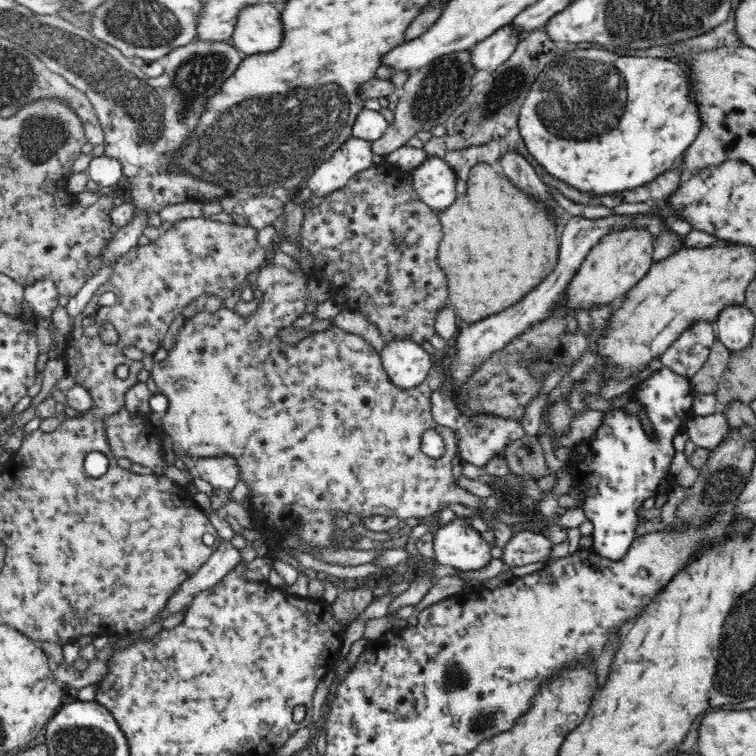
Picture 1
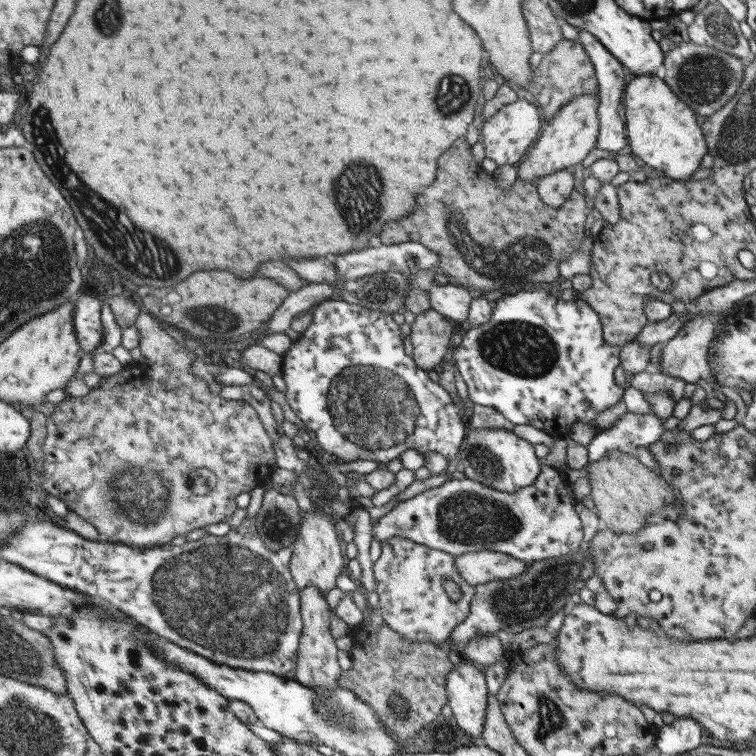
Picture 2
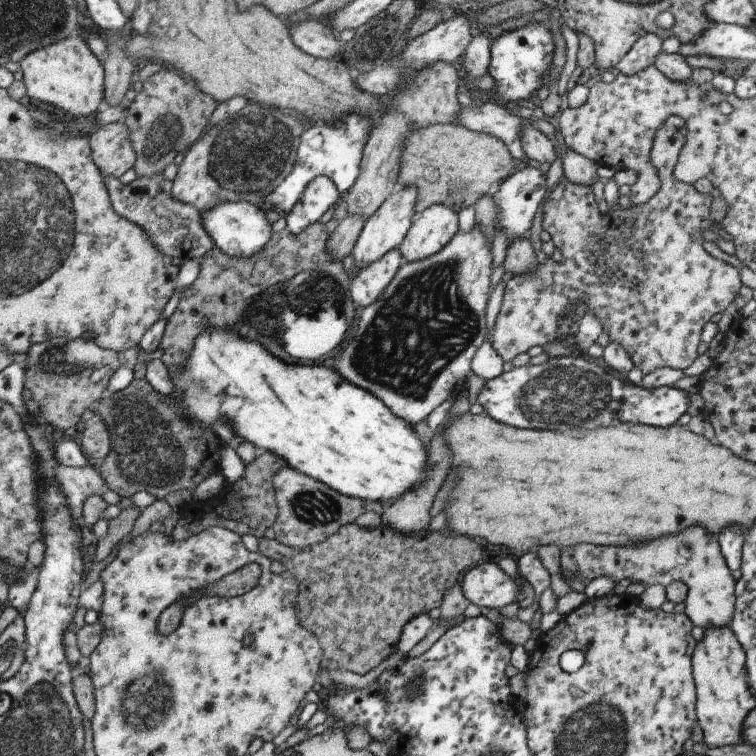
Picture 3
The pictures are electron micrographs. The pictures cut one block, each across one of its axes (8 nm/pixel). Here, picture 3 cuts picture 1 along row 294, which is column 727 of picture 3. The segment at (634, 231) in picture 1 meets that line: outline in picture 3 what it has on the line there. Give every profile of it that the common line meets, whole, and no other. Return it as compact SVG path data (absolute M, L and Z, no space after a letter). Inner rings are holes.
M689 526L677 534L659 536L649 542L629 544L629 546L593 546L577 544L561 550L559 558L561 576L567 582L571 576L579 576L587 586L599 576L611 578L615 584L629 580L629 584L643 586L667 586L671 582L683 582L687 588L685 610L693 628L727 628L735 610L735 580L727 570L727 564L719 552L717 538L705 534L701 526Z

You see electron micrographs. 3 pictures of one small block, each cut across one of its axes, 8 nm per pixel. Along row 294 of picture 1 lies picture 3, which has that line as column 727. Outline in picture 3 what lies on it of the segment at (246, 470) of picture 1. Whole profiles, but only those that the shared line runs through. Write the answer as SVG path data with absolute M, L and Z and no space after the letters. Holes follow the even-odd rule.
M663 178L663 180L661 180L661 188L655 192L655 196L651 196L651 200L647 200L647 202L641 204L641 206L631 206L631 208L625 210L625 230L623 230L623 228L617 228L617 236L615 236L615 244L613 244L613 240L611 240L611 236L609 236L609 234L611 234L611 232L609 232L609 230L611 230L611 216L599 214L597 202L593 200L593 190L591 190L591 186L581 186L581 184L571 184L571 182L559 182L553 190L547 192L547 198L545 198L545 204L543 204L545 210L543 210L541 230L551 236L553 246L561 252L561 260L559 260L559 262L553 262L551 258L543 258L543 256L541 256L541 258L539 258L539 264L535 266L533 272L527 272L527 274L523 274L523 276L513 276L513 278L505 284L505 292L503 292L499 316L497 316L497 320L495 320L493 334L491 334L491 338L489 338L493 352L499 354L501 362L505 364L505 362L511 362L517 354L527 354L527 350L533 348L533 346L543 348L547 342L557 340L557 336L559 336L559 326L567 322L567 318L573 314L575 302L579 300L579 304L585 304L585 310L591 312L591 314L599 320L601 330L609 332L609 342L619 344L619 346L623 348L623 352L629 356L631 364L633 364L635 368L639 368L643 376L649 374L649 372L653 372L653 370L657 370L657 368L671 368L671 370L679 370L679 372L687 370L687 368L695 362L695 358L697 358L697 346L699 346L699 342L701 342L701 330L703 330L703 326L709 322L711 316L723 314L725 308L735 300L735 296L739 294L741 286L743 286L741 280L739 280L737 270L735 270L731 264L721 262L721 260L715 260L715 258L711 258L711 256L703 250L701 230L713 232L713 226L715 226L713 220L709 218L709 206L711 206L711 202L713 202L713 198L711 198L709 194L699 194L699 192L695 192L693 186L681 184L681 182L673 180L673 178Z

